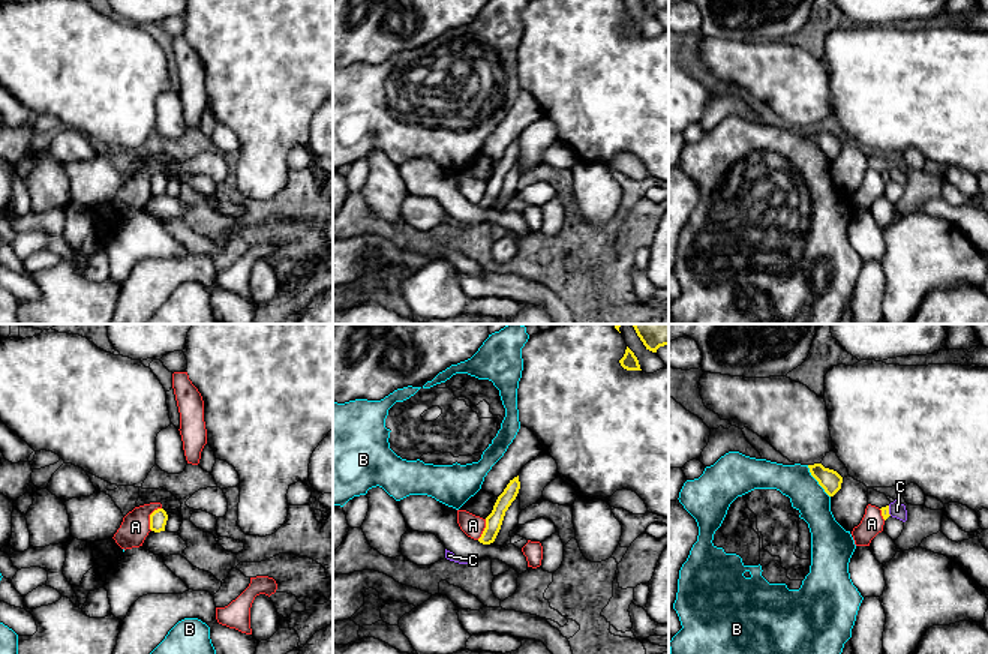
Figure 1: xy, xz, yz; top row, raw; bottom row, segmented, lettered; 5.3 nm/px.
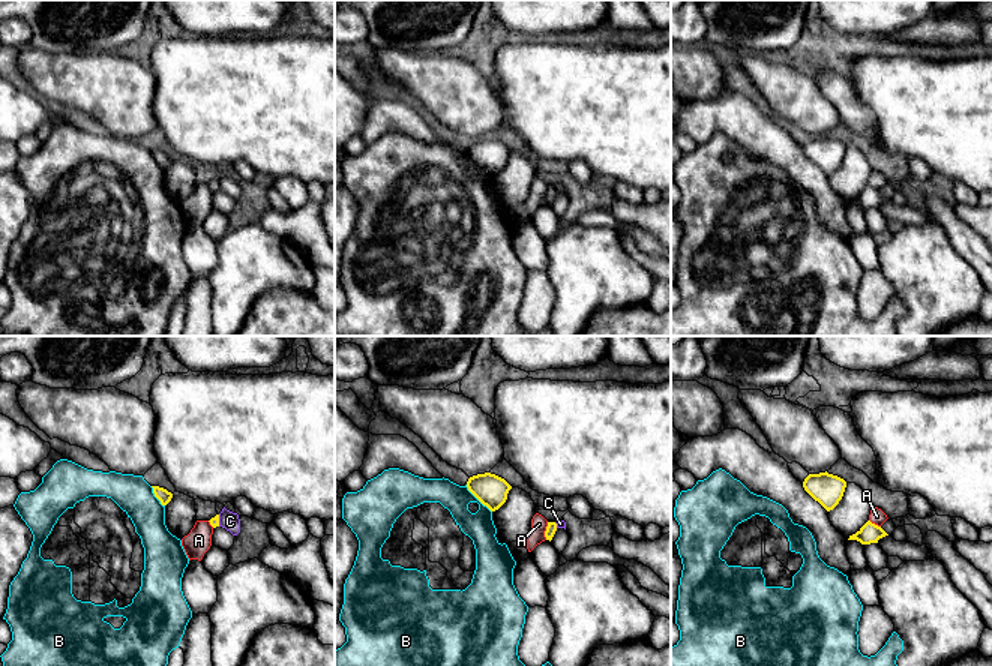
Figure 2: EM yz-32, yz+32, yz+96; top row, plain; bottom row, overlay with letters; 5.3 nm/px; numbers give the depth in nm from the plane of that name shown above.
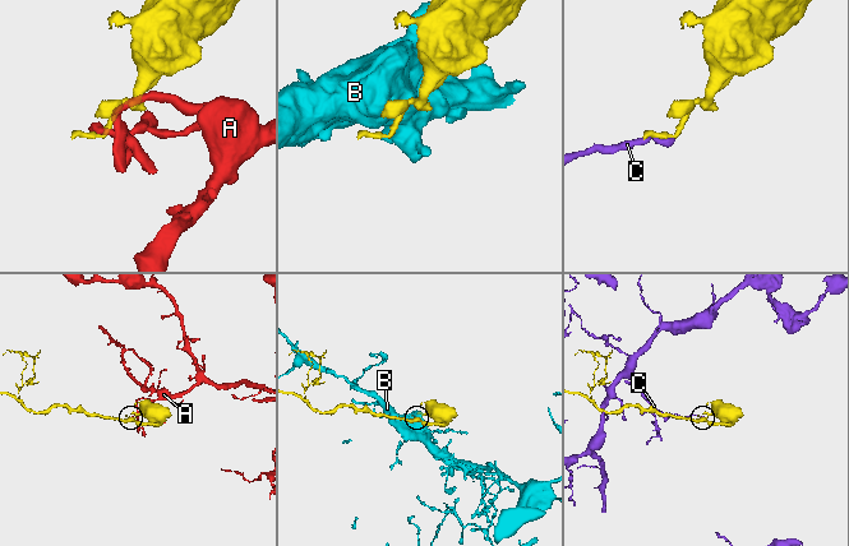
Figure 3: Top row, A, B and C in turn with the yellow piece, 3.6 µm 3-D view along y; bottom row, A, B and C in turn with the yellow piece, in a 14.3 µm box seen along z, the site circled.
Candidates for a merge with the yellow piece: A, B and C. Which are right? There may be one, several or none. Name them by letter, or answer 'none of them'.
none of them

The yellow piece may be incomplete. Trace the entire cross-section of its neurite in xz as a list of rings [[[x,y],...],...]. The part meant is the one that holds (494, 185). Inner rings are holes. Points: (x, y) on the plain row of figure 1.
[[[517,140],[513,144],[510,144],[504,156],[498,160],[492,177],[486,182],[486,192],[481,201],[478,202],[480,207],[490,208],[495,206],[501,194],[505,176],[508,174],[511,166],[516,164],[519,153],[520,153],[520,146]]]

